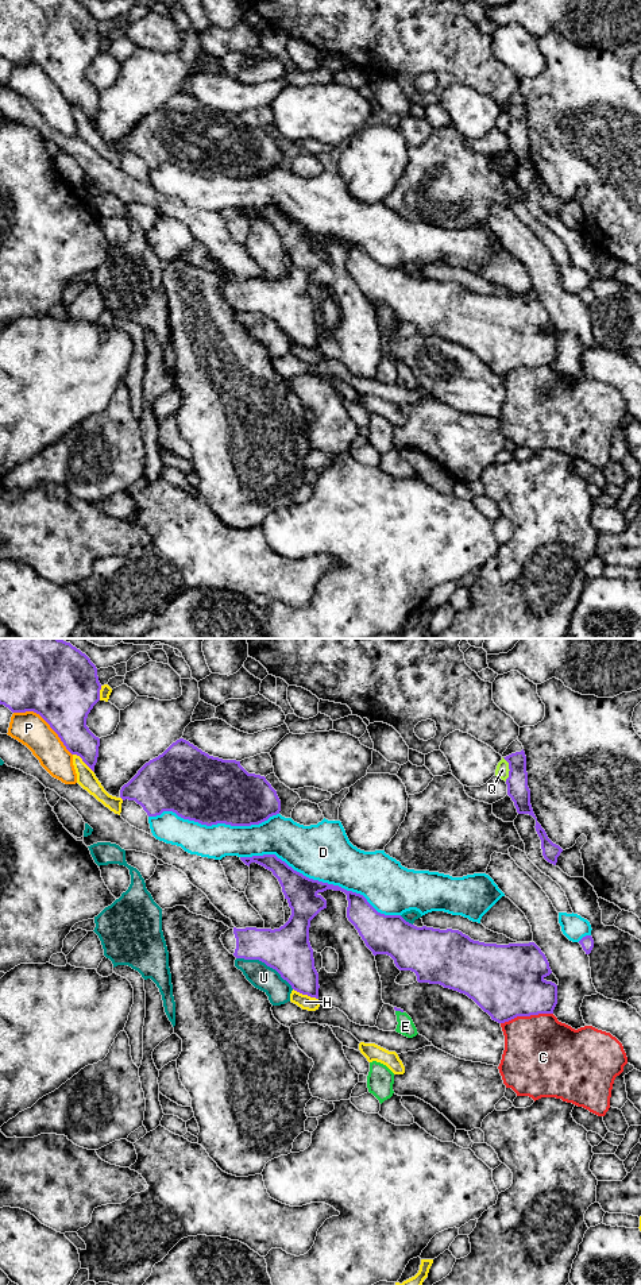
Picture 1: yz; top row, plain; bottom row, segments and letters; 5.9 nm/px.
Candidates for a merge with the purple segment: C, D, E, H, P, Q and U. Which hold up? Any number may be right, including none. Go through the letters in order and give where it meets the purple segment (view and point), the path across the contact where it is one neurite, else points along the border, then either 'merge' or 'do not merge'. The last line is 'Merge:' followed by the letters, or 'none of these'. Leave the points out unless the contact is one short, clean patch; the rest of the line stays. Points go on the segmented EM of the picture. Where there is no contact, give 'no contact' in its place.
C: meets purple in yz at (526, 1015); do not merge
D: meets purple in yz at (320, 882); do not merge
E: meets purple in yz at (400, 1010); runs through yz (396, 1008), (400, 1010), (405, 1026); merge
H: meets purple in yz at (305, 994); do not merge
P: meets purple in yz at (46, 721); do not merge
Q: meets purple in yz at (509, 768); border along yz (502, 757), (508, 763), (509, 770), (506, 780); do not merge
U: meets purple in yz at (265, 963); do not merge
Merge: E

